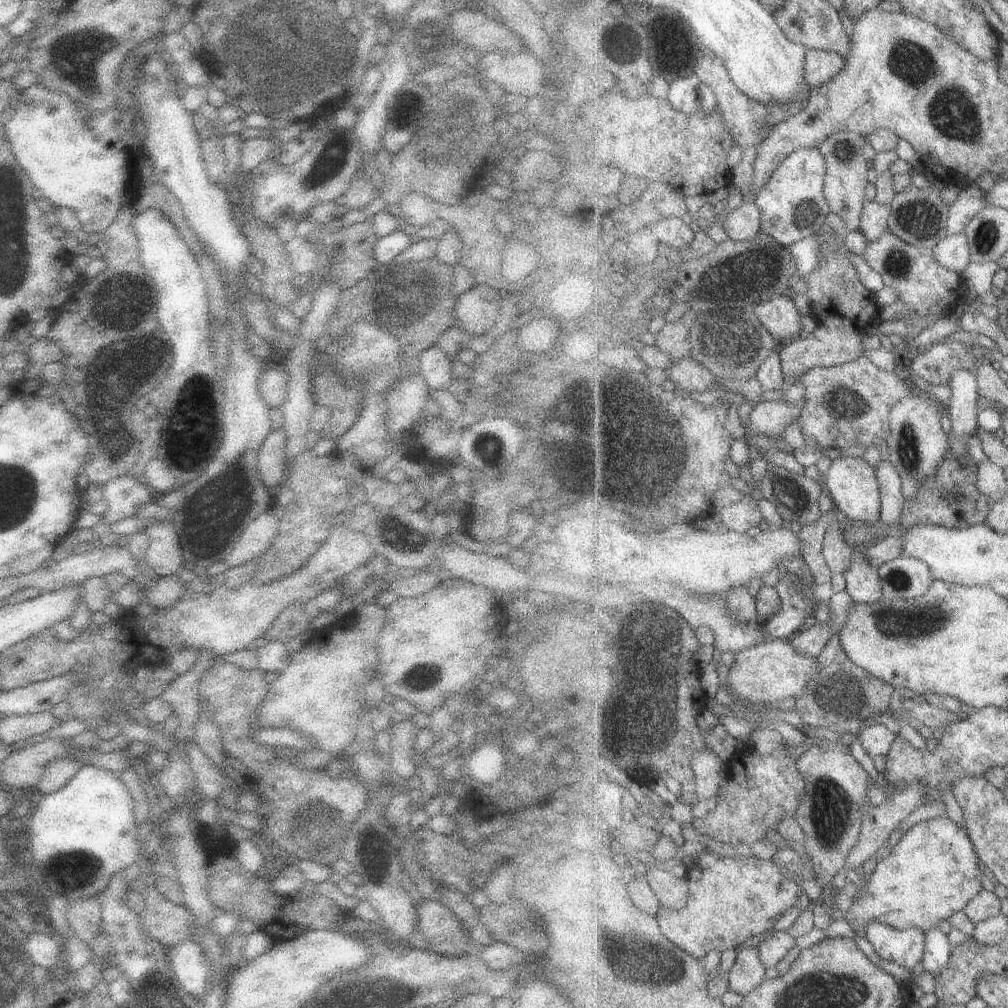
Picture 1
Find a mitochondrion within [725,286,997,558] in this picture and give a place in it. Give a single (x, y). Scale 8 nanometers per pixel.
(909, 451)

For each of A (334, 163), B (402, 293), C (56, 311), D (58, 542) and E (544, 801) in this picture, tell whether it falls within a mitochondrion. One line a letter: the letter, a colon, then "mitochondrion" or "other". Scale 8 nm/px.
A: other
B: mitochondrion
C: other
D: other
E: other

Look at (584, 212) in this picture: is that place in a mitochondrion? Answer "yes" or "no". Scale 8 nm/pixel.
no

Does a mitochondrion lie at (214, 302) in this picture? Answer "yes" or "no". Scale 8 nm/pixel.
no

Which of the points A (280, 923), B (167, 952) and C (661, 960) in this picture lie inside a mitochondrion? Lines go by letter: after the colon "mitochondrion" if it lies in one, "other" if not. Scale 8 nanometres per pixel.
A: other
B: other
C: mitochondrion

